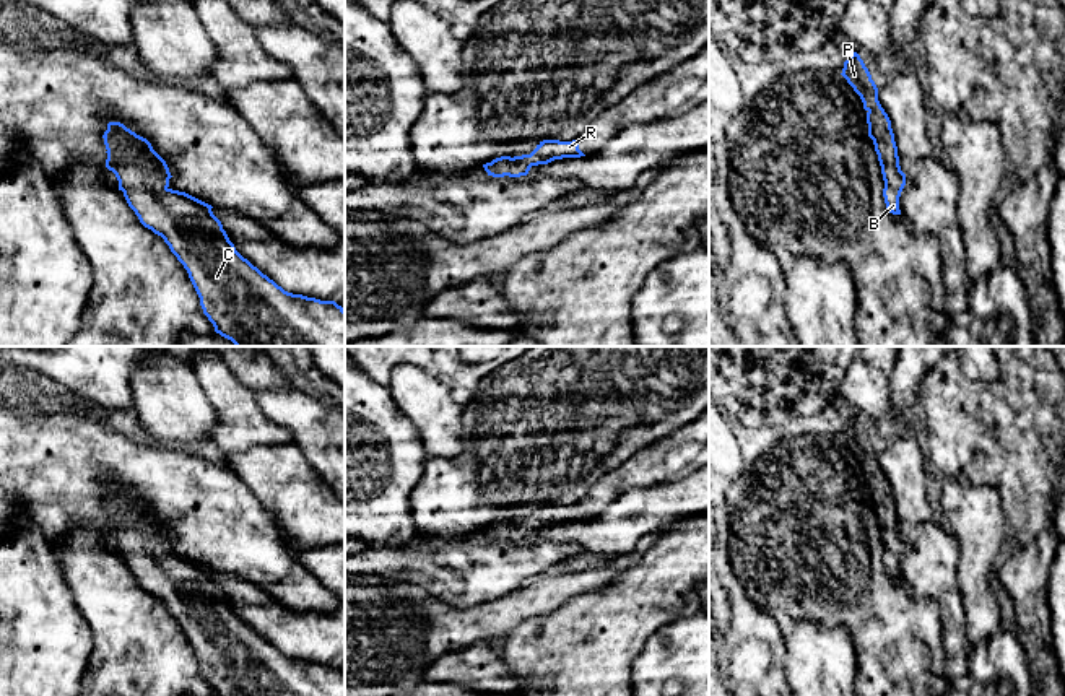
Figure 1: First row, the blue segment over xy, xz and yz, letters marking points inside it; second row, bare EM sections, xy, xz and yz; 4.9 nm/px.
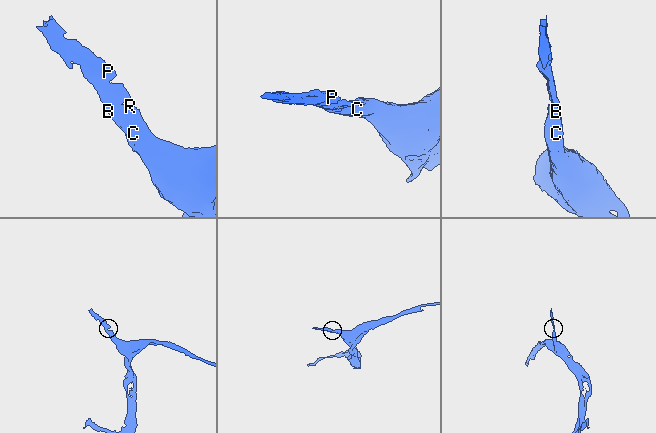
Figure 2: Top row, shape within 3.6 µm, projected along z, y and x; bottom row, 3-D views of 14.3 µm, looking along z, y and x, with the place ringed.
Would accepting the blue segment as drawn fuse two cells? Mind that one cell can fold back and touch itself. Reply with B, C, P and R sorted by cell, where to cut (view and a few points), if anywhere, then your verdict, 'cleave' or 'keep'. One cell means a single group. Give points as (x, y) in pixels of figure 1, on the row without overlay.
groups B C P R; cut none; keep

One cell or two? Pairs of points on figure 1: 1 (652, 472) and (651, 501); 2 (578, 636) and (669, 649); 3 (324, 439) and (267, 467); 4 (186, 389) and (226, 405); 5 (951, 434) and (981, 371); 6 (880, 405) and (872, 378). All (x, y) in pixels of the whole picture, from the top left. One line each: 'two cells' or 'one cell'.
1: two cells
2: two cells
3: two cells
4: two cells
5: two cells
6: one cell

